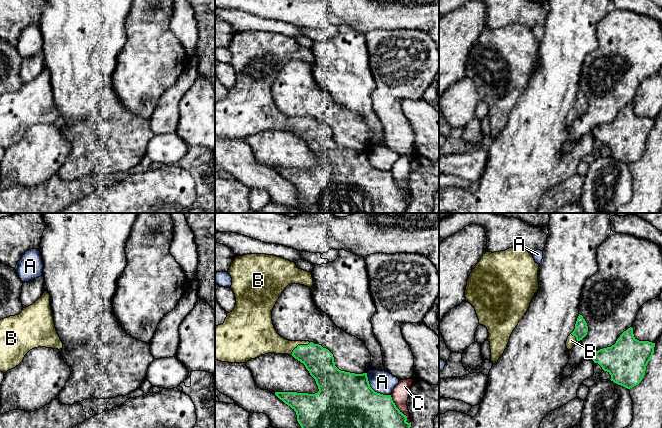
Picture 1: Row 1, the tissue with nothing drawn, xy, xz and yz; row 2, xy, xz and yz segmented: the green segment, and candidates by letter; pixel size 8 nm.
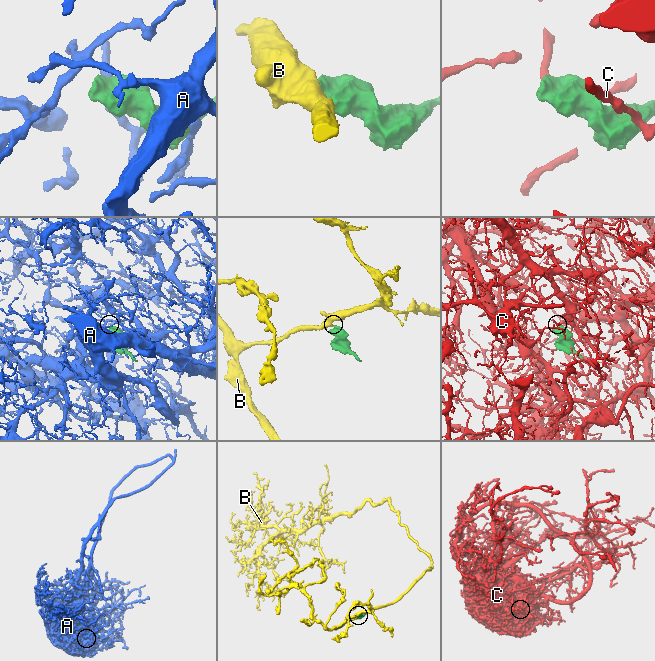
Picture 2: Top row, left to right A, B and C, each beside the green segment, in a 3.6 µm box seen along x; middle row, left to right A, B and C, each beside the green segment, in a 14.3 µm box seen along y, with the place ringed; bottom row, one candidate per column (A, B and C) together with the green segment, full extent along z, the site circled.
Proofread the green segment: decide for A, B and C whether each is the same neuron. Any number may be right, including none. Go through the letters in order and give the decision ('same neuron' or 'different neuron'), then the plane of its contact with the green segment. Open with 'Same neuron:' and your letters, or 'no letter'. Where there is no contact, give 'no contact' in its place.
Same neuron: B
A: different neuron | xz
B: same neuron | xz
C: different neuron | xz

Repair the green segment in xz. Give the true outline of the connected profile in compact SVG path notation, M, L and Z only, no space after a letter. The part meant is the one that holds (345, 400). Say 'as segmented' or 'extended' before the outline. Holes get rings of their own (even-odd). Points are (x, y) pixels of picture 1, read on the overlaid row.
extended | M247 254L244 256L236 257L231 264L228 273L232 278L231 289L235 294L236 305L232 312L227 313L227 317L223 324L215 327L215 359L221 362L229 362L229 363L246 363L250 359L255 359L260 357L261 355L265 355L268 353L276 353L276 354L289 354L292 355L295 359L303 363L306 369L309 371L310 375L315 379L316 384L318 386L319 391L315 394L308 393L297 393L297 392L275 392L275 395L282 400L285 404L290 406L297 415L297 421L300 424L301 428L410 428L411 422L407 422L407 416L404 415L395 405L392 400L391 395L383 395L375 392L369 384L367 373L363 374L355 374L350 372L345 372L339 370L335 366L333 354L326 348L323 348L319 344L315 344L309 341L289 341L281 337L274 328L274 324L272 321L272 310L281 296L283 290L290 284L300 284L305 285L309 288L313 286L313 277L311 272L304 271L299 269L294 262L286 260L281 257L277 257L274 255L266 255L266 254Z

